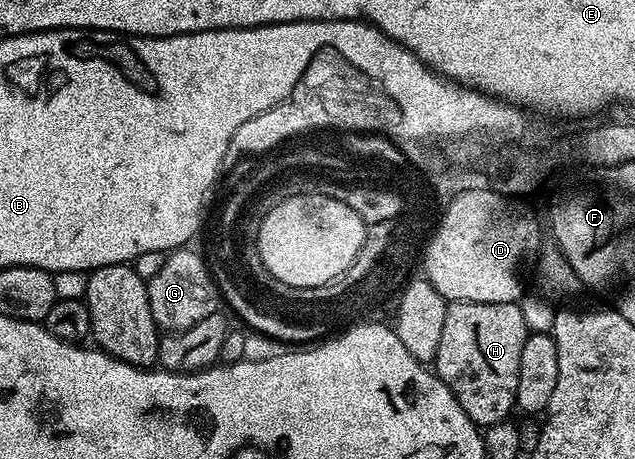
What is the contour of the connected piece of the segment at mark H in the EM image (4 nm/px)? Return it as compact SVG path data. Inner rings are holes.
M455 301L446 304L445 318L443 319L443 336L439 338L439 351L435 362L435 377L440 381L444 388L455 395L459 407L467 411L467 415L475 422L478 427L488 427L506 420L510 416L509 412L514 412L517 403L517 388L519 387L519 355L523 355L523 343L528 339L530 329L524 321L524 313L520 304L517 303L471 303L470 301Z

